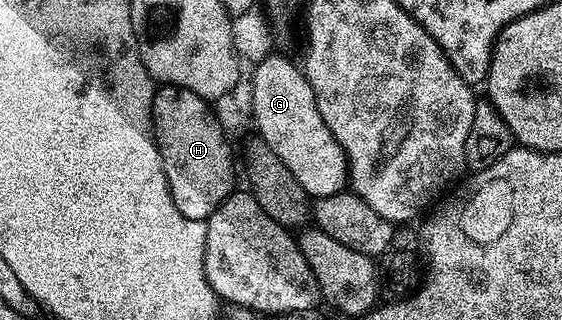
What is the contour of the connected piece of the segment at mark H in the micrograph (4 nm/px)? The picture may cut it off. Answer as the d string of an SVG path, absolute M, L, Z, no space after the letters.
M160 85L155 92L151 105L151 117L155 131L155 143L163 157L163 171L169 184L169 192L173 196L173 204L177 204L177 212L181 216L189 216L189 220L206 220L212 212L225 201L236 189L235 162L231 159L231 146L223 135L223 126L215 119L210 110L208 99L197 96L189 88Z

